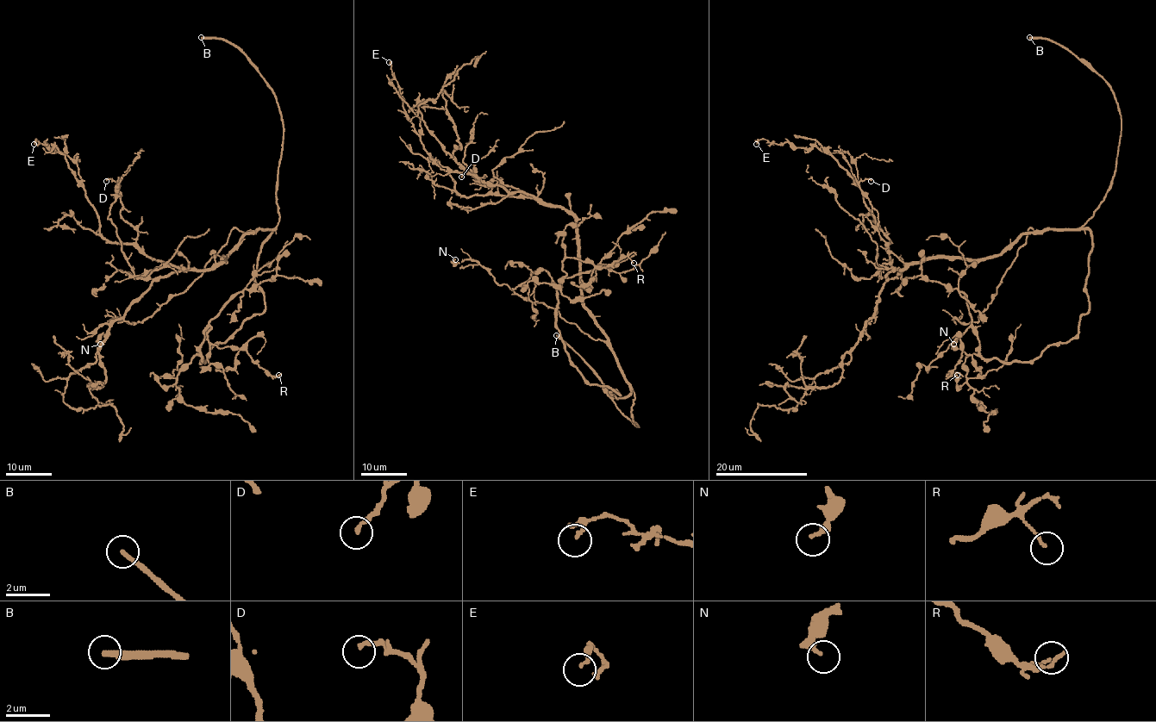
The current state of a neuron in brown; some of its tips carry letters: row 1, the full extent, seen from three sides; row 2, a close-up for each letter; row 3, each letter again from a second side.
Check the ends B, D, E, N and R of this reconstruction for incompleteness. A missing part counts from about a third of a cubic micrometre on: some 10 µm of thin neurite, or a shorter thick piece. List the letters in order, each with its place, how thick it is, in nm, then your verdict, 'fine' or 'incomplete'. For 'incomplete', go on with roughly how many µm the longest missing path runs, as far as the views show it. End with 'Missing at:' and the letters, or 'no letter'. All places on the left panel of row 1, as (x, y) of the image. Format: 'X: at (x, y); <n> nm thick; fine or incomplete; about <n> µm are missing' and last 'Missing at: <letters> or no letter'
B: at (201, 37); 220 nm thick; incomplete; about 50 µm are missing
D: at (106, 181); 190 nm thick; fine
E: at (34, 144); 170 nm thick; fine
N: at (100, 344); 140 nm thick; fine
R: at (278, 375); 110 nm thick; fine
Missing at: B

